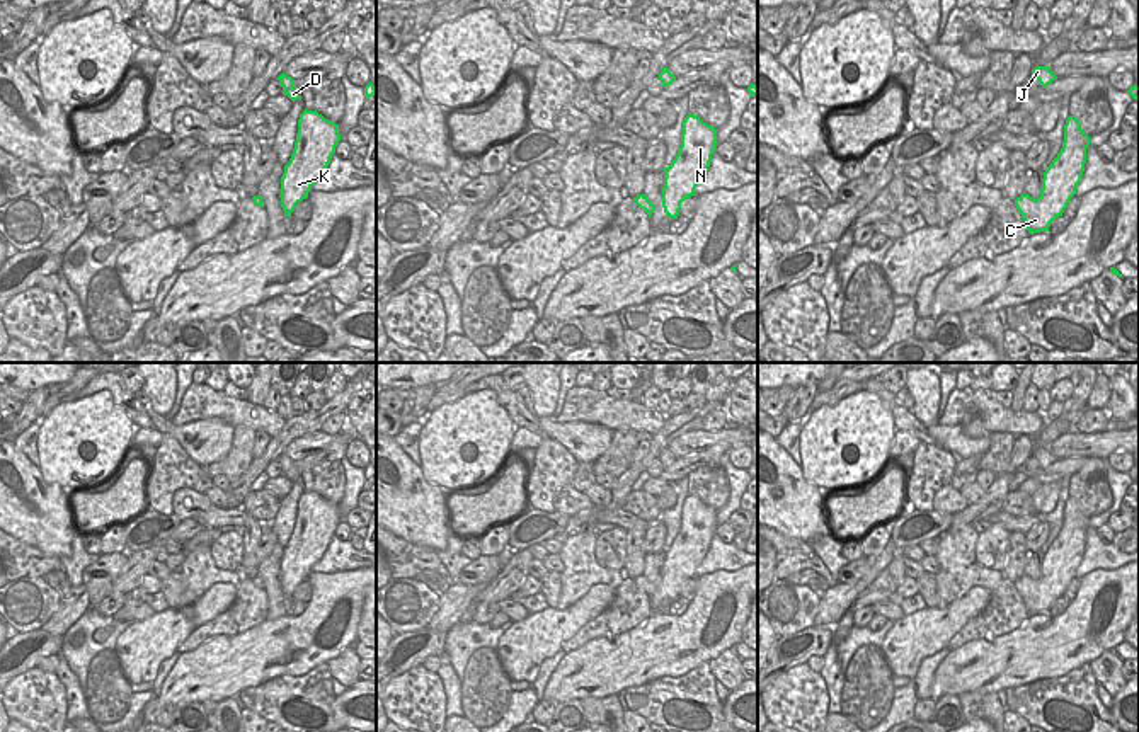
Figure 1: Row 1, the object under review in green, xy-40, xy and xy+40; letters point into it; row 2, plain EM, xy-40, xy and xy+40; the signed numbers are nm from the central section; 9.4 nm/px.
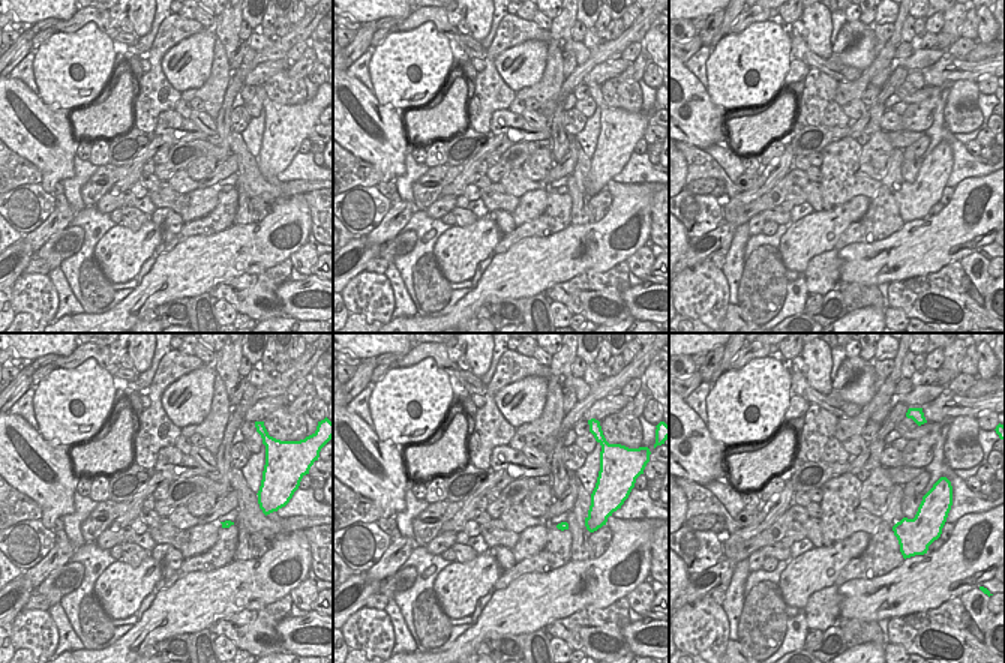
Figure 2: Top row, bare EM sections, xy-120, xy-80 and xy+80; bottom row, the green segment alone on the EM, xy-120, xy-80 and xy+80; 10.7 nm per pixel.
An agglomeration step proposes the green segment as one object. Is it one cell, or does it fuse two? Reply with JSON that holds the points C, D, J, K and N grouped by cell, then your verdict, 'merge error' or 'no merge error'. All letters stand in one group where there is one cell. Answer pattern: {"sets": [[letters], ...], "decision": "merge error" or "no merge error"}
{"sets": [["C", "D", "J", "K", "N"]], "decision": "no merge error"}

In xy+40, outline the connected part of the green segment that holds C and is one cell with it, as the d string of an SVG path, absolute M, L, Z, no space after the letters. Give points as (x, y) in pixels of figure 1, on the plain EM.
M1069 497L1064 506L1062 529L1044 553L1040 577L1033 580L1022 575L1015 580L1030 616L1049 613L1050 604L1062 598L1081 563L1088 528L1090 518L1083 514L1079 502Z

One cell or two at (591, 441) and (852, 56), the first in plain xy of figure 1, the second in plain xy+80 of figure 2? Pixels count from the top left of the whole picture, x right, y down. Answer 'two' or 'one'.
two

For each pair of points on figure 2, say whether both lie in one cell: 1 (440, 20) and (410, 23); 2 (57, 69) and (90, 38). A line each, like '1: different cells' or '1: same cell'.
1: same cell
2: same cell

